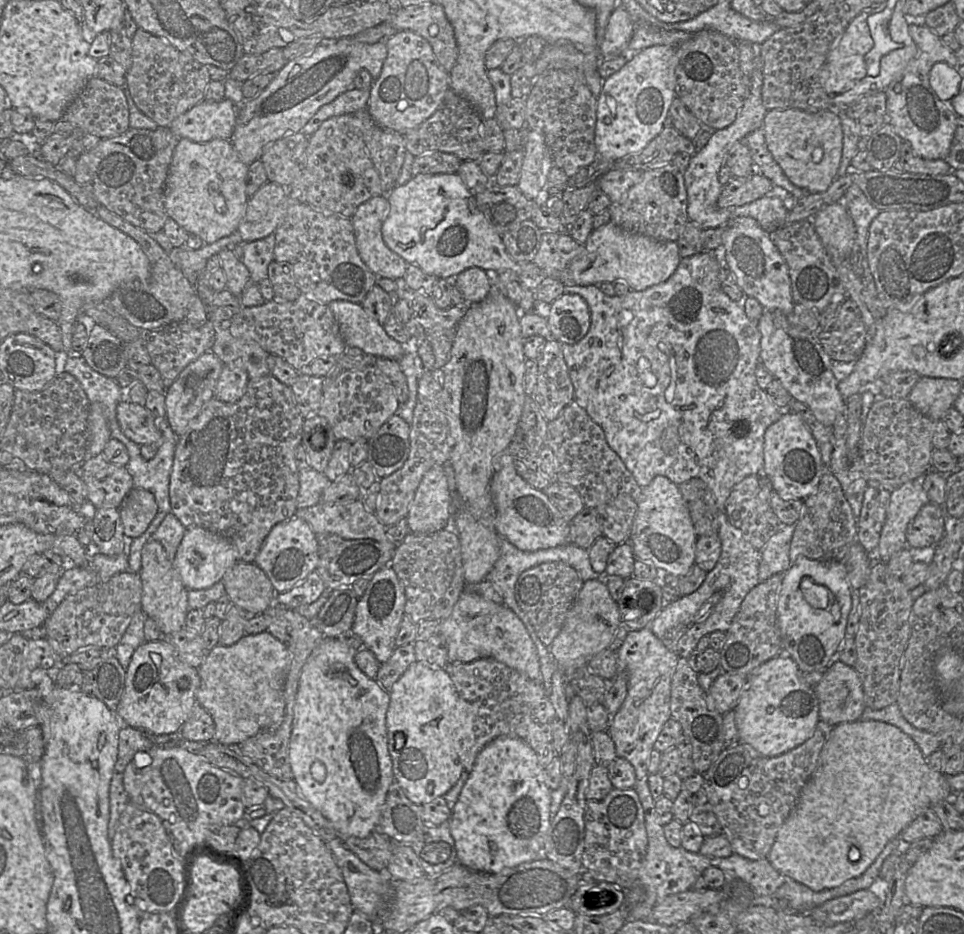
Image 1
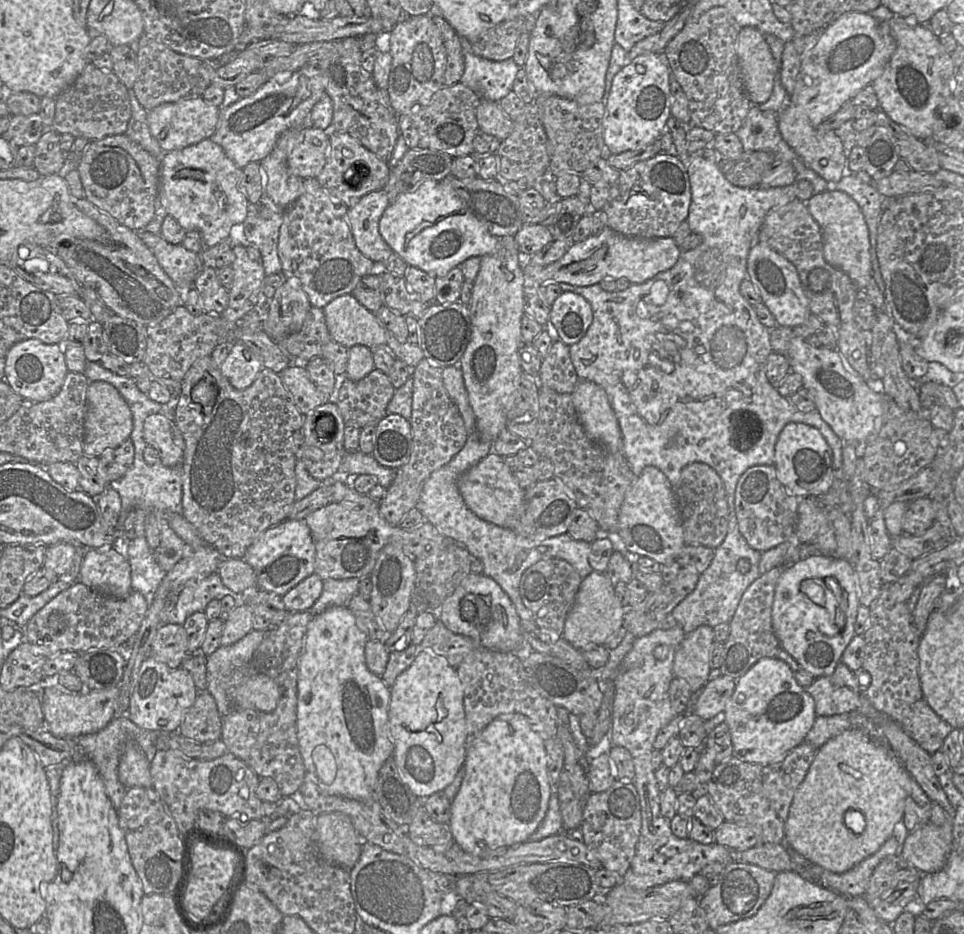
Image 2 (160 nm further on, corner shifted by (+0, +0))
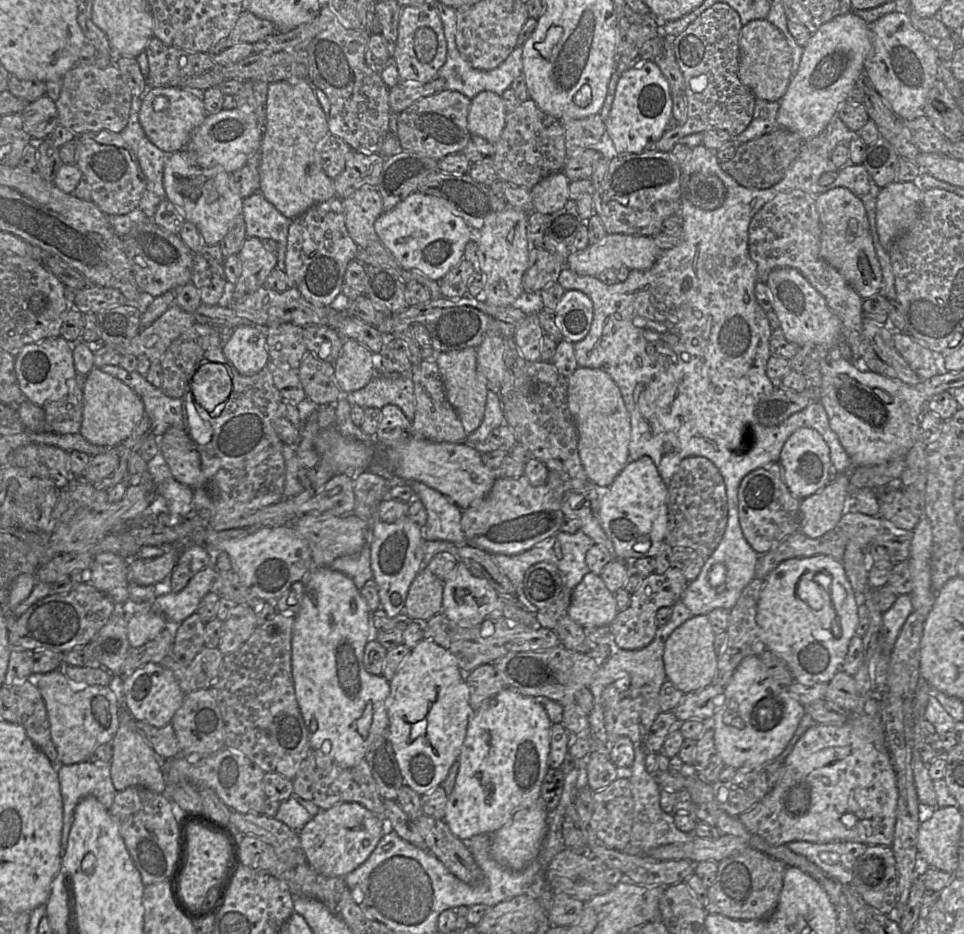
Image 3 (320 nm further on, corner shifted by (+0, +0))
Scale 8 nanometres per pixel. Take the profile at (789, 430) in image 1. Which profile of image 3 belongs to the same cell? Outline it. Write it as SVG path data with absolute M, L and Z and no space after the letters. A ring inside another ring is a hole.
M801 427L792 433L781 450L778 463L790 493L799 500L816 493L828 484L832 467L830 449L822 435L813 428Z

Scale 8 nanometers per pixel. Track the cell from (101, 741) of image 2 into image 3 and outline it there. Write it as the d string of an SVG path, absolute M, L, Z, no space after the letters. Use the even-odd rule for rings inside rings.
M81 762L57 767L63 804L61 859L67 848L78 803L87 796L94 796L107 810L112 807L117 790L112 783L110 770L110 763Z

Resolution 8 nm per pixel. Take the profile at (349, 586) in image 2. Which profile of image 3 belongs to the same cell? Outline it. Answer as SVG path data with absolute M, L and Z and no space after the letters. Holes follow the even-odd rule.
M368 523L367 542L361 551L352 555L341 556L335 559L329 565L331 569L342 572L343 574L350 577L358 590L361 590L368 580L373 579L370 559L371 541L372 533Z

